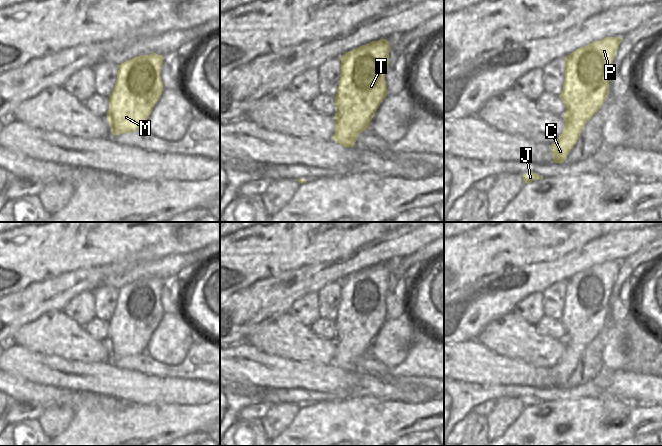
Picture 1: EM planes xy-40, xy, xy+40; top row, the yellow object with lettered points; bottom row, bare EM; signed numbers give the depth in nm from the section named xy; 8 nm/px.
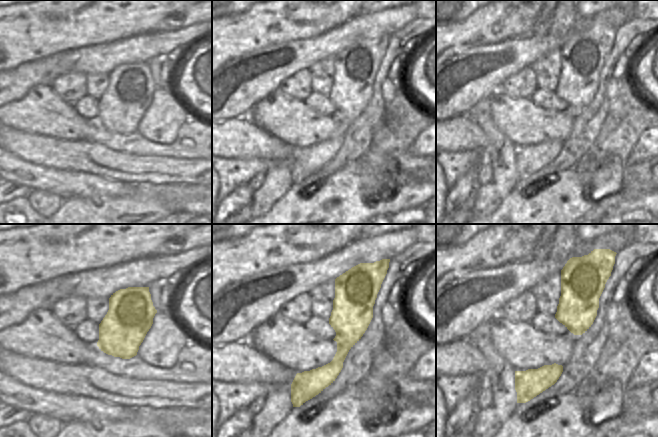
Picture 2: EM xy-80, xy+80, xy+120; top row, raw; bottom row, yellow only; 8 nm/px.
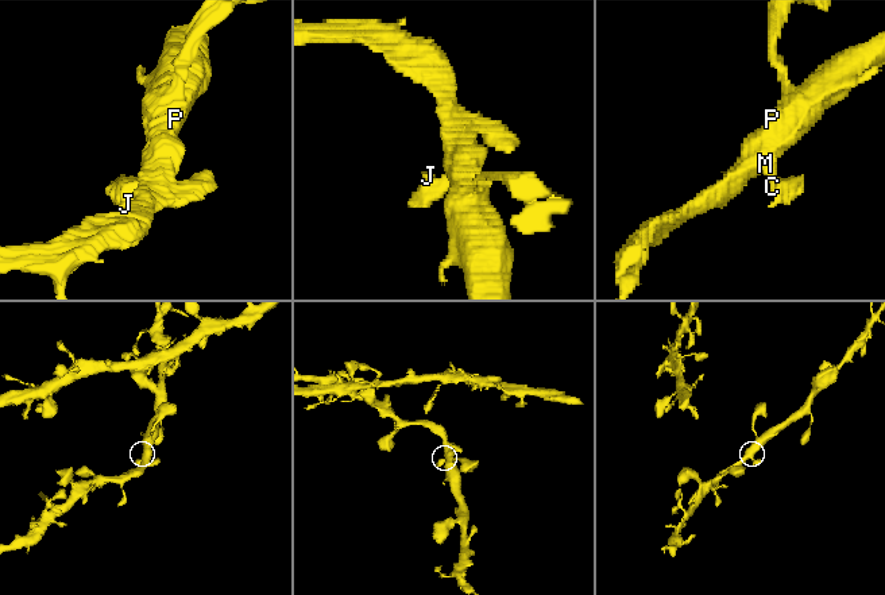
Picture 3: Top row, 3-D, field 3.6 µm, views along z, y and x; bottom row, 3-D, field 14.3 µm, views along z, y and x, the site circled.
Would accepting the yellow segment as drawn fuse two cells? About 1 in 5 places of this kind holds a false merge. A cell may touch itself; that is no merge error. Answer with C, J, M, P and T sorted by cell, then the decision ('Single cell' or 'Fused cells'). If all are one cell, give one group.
Groups: C J M P T. Single cell.

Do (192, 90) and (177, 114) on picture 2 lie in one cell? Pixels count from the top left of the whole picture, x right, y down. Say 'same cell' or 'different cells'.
different cells

